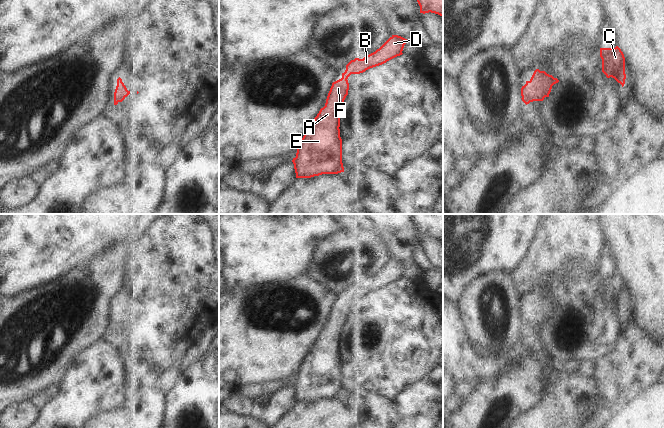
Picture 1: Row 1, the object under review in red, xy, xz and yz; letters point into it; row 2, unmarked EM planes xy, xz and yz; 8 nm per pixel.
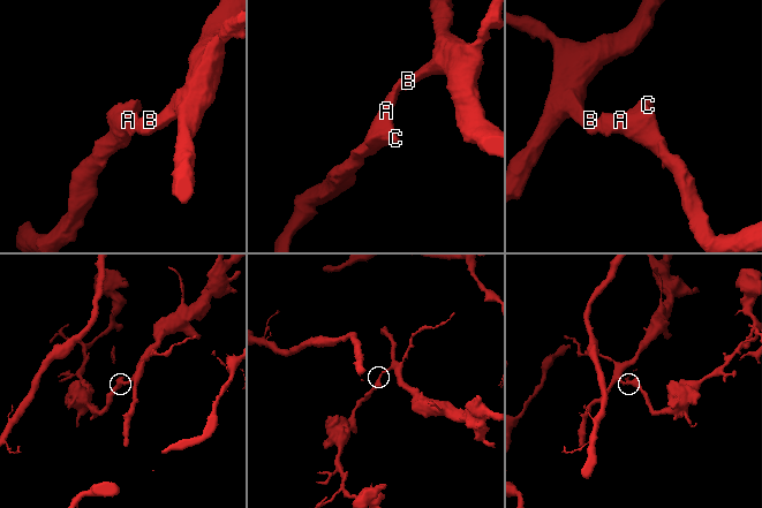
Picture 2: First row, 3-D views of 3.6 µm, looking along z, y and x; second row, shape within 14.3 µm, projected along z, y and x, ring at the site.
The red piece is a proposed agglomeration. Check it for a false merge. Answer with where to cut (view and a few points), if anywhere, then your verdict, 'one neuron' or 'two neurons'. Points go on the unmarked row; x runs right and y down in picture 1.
no cut; one neuron

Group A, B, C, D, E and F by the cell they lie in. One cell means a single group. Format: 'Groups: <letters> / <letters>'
Groups: A B C D E F

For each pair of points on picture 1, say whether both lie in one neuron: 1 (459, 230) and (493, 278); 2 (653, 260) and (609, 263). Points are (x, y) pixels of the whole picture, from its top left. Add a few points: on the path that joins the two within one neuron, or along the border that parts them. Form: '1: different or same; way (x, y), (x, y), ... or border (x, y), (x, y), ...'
1: different; border (510, 273), (489, 270), (477, 275), (468, 284)
2: different; border (607, 244), (612, 251), (617, 269)

